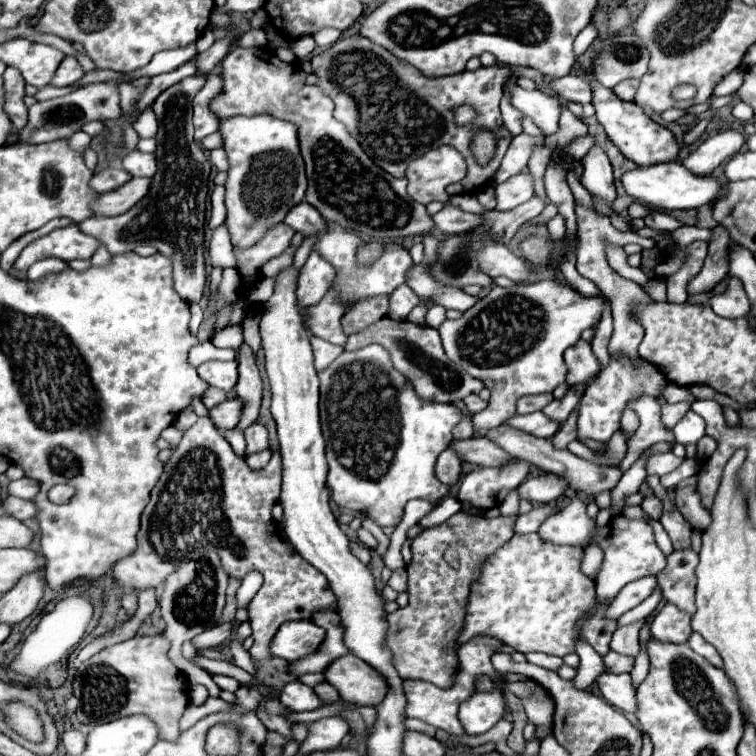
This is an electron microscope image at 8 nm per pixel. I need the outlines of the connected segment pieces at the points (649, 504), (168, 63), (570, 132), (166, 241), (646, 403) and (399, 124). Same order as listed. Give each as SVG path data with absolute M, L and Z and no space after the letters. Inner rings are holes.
M646 480L640 486L639 493L644 496L644 502L641 507L648 514L648 516L654 520L659 520L662 516L663 505L662 502L654 496L654 493Z
M190 44L186 48L178 48L178 50L166 50L166 52L158 52L152 62L146 68L134 70L130 72L128 80L140 78L140 76L156 76L156 74L164 74L164 72L172 72L176 68L180 68L180 64L186 64L188 60L192 60L192 56L196 56L196 46Z
M566 106L560 108L560 130L552 136L546 138L546 146L556 150L556 148L564 148L572 138L585 136L588 128L582 120L578 120Z
M190 76L162 92L152 110L158 118L156 134L156 162L158 170L152 176L148 196L134 204L126 214L120 216L92 216L80 222L80 230L100 240L110 254L130 252L140 244L152 244L160 254L168 256L174 266L174 290L188 304L200 302L208 280L204 264L204 202L206 184L210 174L210 162L204 156L200 144L194 142L192 134L192 100L204 86L202 76Z
M638 396L636 400L632 400L630 408L640 416L640 426L634 432L632 440L628 442L628 452L620 462L622 472L626 472L638 460L638 456L652 444L658 444L658 442L668 442L670 446L676 444L672 432L668 428L664 428L662 420L660 420L660 406L658 406L656 398Z
M354 34L348 38L338 40L334 46L330 46L328 50L316 54L312 58L312 66L316 76L320 78L318 86L332 96L336 110L334 110L334 118L340 120L348 132L352 136L356 136L356 140L362 144L364 152L380 166L384 168L388 174L396 176L396 178L404 178L406 166L410 160L414 160L416 156L428 152L428 148L432 146L440 146L440 144L450 144L454 146L468 162L468 174L460 184L452 184L450 186L450 194L462 194L462 192L476 192L474 188L480 188L484 182L488 182L496 170L500 168L502 156L506 152L506 146L510 144L510 134L508 130L502 126L502 118L500 118L500 88L504 86L506 78L512 74L508 66L482 66L474 72L464 70L452 76L444 76L444 78L426 78L420 70L412 68L410 64L404 64L402 60L398 60L396 56L392 56L386 48L380 48L378 44L372 44L368 38ZM460 104L470 104L476 112L478 118L474 120L474 128L488 128L488 132L492 132L496 136L496 152L494 158L488 164L478 164L476 158L472 156L470 144L472 144L472 128L456 128L454 124L454 114L452 108L460 106Z

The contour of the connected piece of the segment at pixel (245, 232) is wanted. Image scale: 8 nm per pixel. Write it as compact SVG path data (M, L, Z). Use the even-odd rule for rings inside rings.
M272 114L250 118L232 116L218 120L218 134L222 136L222 148L230 162L226 180L226 226L232 246L250 248L264 238L268 228L280 224L286 214L304 200L306 174L296 140L296 126Z

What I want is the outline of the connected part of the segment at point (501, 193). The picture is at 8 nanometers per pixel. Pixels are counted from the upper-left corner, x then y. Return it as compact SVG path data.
M526 172L516 174L502 184L496 184L494 192L496 192L496 202L498 202L496 210L512 210L532 198L534 194L532 174L526 174Z

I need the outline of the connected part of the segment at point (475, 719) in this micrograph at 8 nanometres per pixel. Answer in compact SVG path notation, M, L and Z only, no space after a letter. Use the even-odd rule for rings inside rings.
M502 690L476 692L472 694L458 712L458 720L468 736L478 736L488 732L504 716L504 696Z

